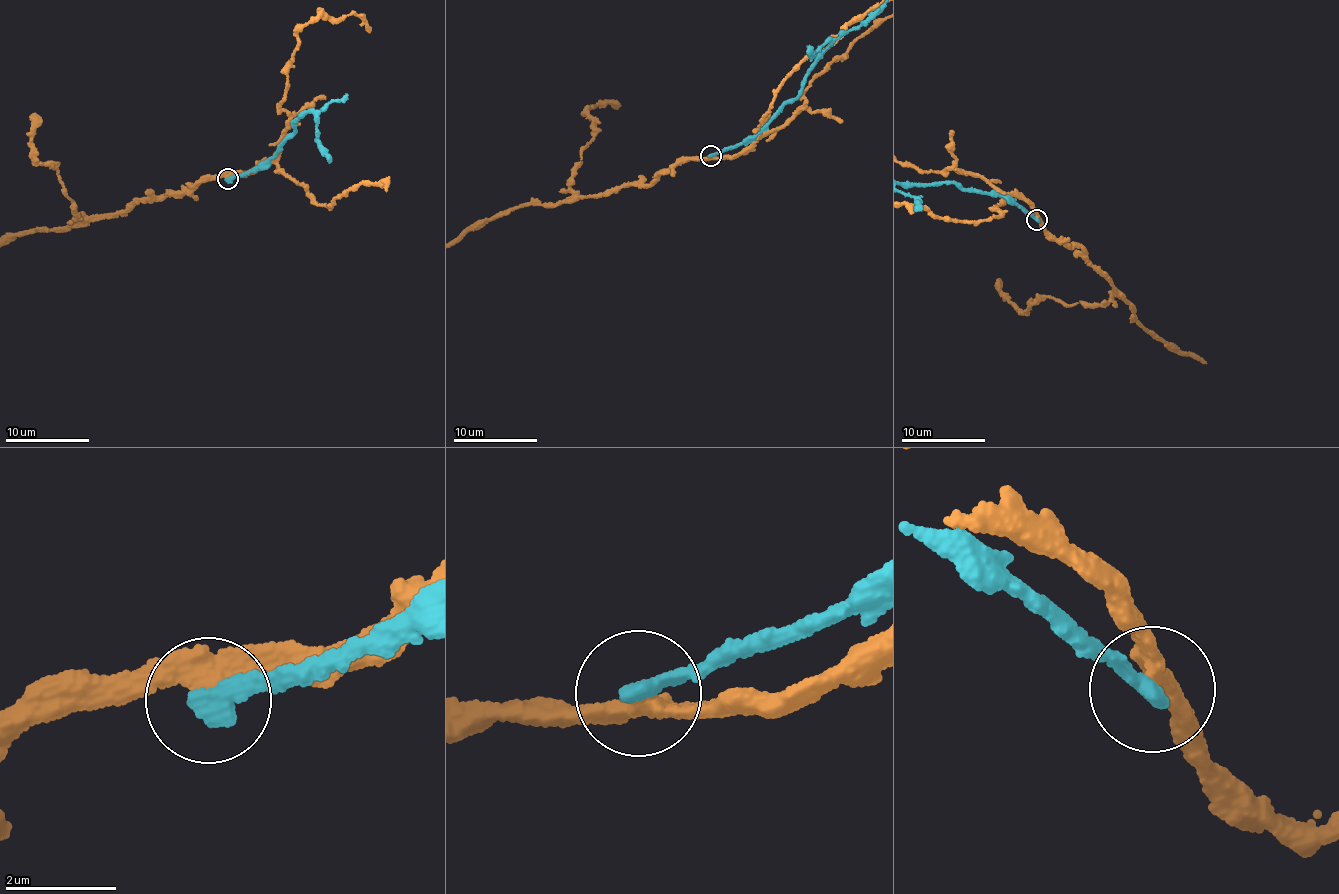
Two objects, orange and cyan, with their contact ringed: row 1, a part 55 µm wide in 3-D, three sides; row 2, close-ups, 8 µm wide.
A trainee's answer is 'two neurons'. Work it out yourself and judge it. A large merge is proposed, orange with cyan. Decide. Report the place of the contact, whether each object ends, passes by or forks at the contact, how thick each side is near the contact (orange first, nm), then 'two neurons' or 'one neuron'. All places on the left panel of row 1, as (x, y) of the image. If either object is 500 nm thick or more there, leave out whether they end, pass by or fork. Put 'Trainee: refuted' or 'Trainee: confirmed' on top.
Trainee: confirmed
at (228, 179); orange passes by; cyan ends there; 320 nm thick on the orange side, 400 nm on the other; two neurons

